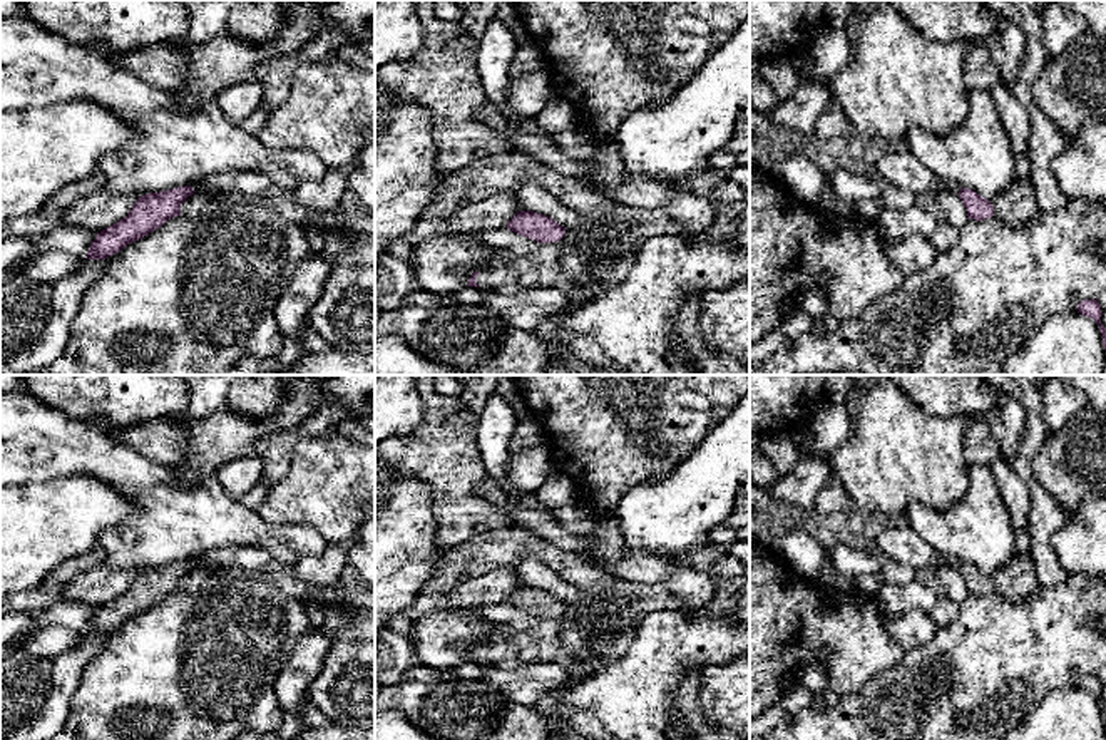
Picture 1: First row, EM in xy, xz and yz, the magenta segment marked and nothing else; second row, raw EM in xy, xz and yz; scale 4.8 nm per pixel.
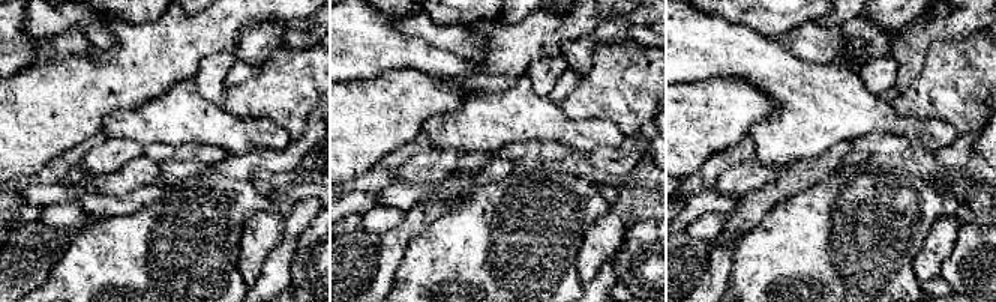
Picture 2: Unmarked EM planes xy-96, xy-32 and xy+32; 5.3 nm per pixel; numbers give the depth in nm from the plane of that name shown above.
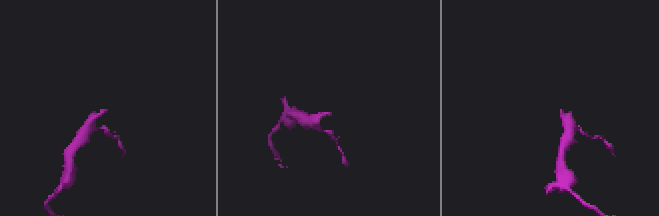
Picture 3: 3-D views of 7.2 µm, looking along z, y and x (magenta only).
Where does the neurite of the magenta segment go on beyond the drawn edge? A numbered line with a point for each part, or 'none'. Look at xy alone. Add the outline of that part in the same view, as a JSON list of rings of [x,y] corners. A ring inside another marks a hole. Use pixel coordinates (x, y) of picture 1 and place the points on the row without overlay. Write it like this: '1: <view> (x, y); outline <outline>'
none

